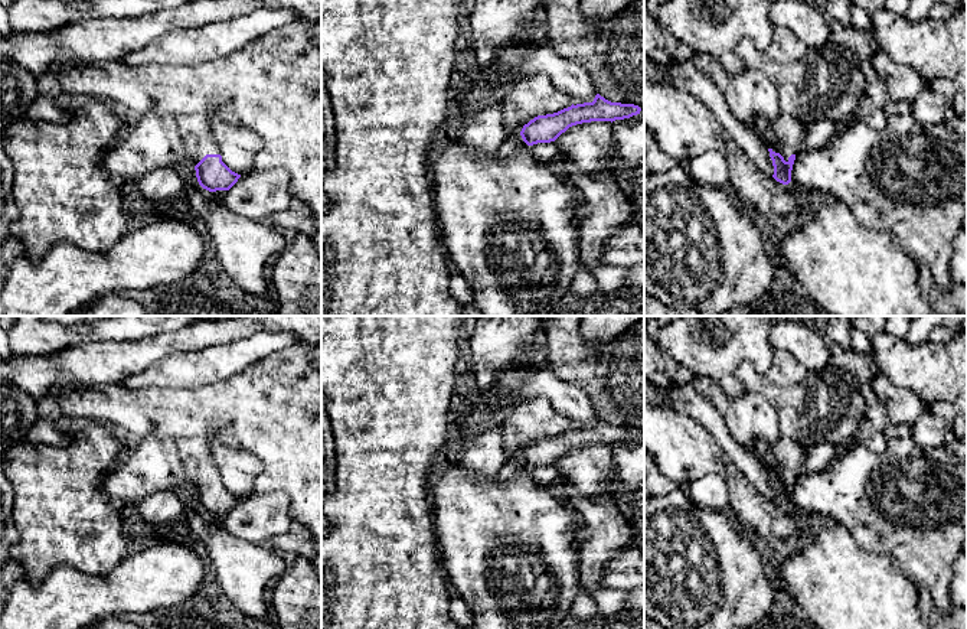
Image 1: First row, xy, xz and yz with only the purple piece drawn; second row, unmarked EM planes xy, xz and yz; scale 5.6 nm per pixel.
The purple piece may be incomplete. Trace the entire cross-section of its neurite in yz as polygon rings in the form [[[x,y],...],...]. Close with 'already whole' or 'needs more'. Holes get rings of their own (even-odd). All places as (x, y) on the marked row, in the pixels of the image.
[[[783,113],[772,123],[772,134],[777,143],[772,149],[768,149],[768,151],[774,166],[772,177],[777,182],[783,185],[791,182],[793,164],[796,157],[803,153],[807,131],[807,126],[787,113]]] | needs more

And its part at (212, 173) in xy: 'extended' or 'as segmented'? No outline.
extended

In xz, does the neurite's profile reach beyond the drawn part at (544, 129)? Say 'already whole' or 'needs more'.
already whole

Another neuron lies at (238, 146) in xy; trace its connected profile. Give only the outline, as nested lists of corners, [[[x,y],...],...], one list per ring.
[[[210,117],[209,123],[222,162],[238,175],[252,170],[262,138],[249,128],[231,126],[218,117]]]

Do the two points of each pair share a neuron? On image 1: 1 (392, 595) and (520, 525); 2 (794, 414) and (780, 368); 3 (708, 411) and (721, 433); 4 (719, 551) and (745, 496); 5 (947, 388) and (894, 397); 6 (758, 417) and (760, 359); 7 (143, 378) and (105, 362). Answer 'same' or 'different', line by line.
1: different
2: different
3: same
4: different
5: different
6: different
7: different

